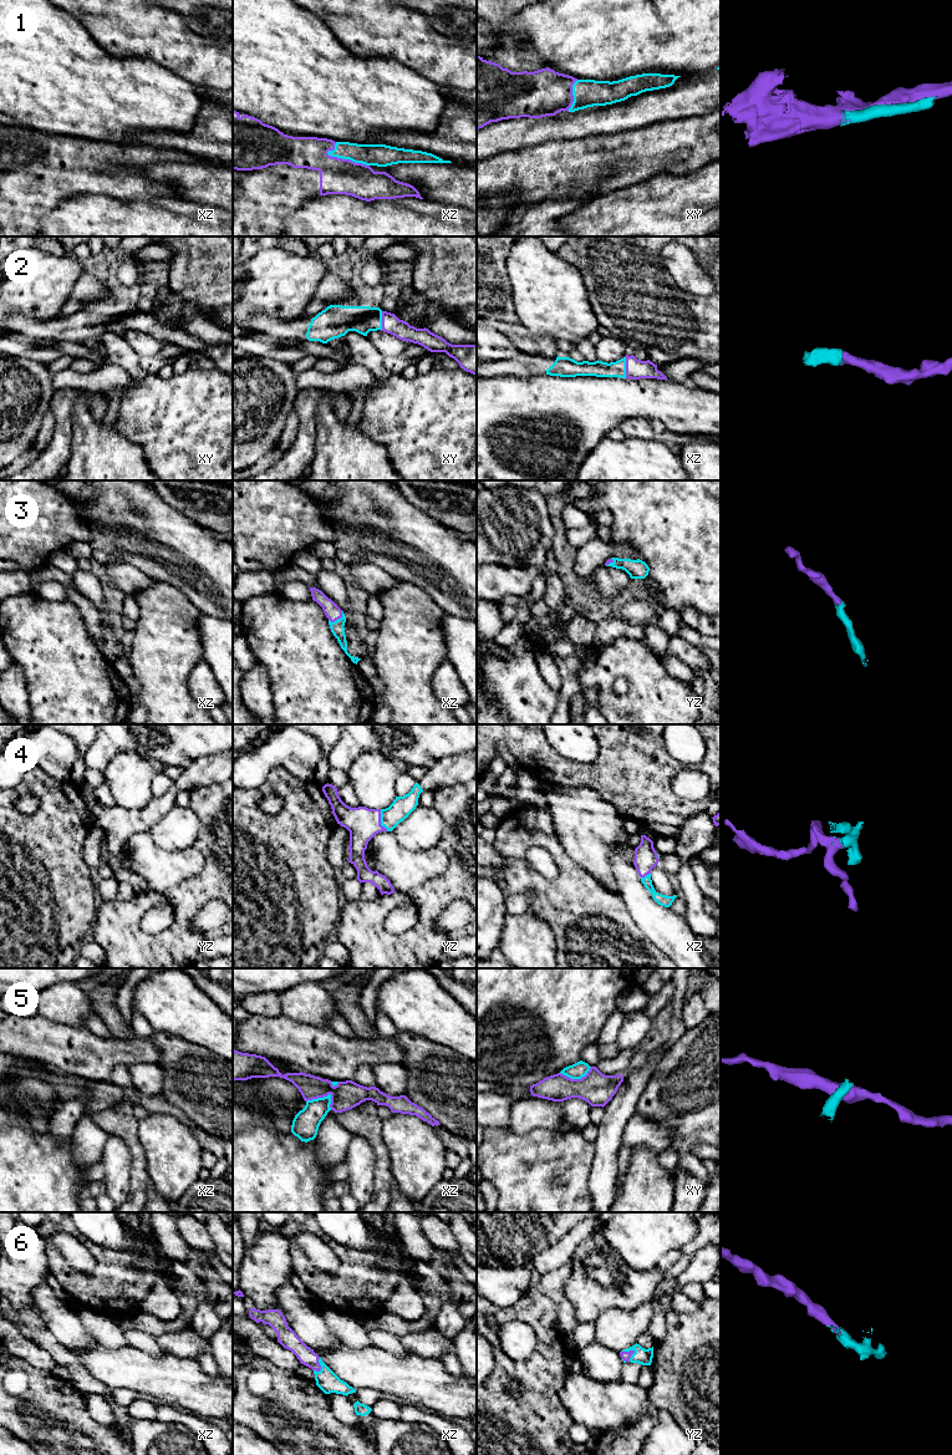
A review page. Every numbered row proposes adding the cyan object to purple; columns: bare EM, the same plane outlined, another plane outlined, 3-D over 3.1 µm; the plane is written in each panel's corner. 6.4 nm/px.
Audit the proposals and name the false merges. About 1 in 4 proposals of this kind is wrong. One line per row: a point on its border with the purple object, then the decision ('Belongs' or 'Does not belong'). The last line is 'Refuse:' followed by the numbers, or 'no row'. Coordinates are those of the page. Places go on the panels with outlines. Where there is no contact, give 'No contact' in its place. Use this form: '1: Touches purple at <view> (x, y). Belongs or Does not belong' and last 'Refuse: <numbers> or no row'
1: Touches purple at xz (347, 159). Belongs
2: Touches purple at xz (626, 367). Belongs
3: Touches purple at xz (337, 619). Belongs
4: Touches purple at yz (380, 820). Belongs
5: Touches purple at xz (319, 1097). Does not belong
6: Touches purple at yz (631, 1354). Belongs
Refuse: 5

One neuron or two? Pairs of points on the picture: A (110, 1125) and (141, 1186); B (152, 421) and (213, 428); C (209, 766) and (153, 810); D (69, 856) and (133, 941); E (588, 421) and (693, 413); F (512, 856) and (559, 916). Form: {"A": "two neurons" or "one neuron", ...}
{"A": "one neuron", "B": "one neuron", "C": "one neuron", "D": "two neurons", "E": "one neuron", "F": "one neuron"}

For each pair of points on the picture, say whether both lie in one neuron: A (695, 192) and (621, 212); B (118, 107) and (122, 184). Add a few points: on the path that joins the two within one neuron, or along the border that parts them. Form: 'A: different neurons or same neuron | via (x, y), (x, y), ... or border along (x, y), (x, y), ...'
A: same neuron | via (676, 193), (656, 210), (640, 212)
B: different neurons | border along (91, 141), (135, 145)

